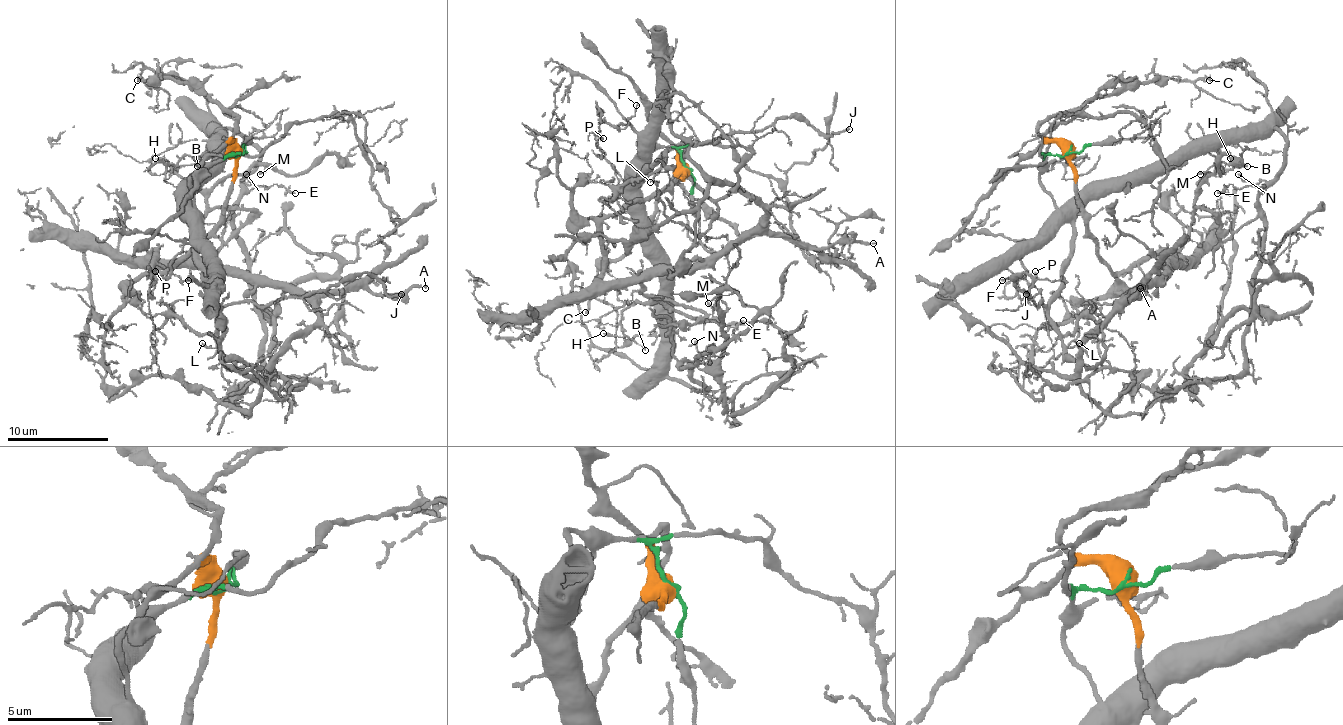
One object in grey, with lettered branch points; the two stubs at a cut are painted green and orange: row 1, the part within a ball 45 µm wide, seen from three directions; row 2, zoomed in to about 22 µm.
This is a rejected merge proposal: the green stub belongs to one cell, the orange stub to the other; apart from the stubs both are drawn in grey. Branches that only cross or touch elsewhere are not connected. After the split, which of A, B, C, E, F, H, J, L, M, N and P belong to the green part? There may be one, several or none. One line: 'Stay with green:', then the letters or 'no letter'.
Stay with green: E, F, J, L, N, P

